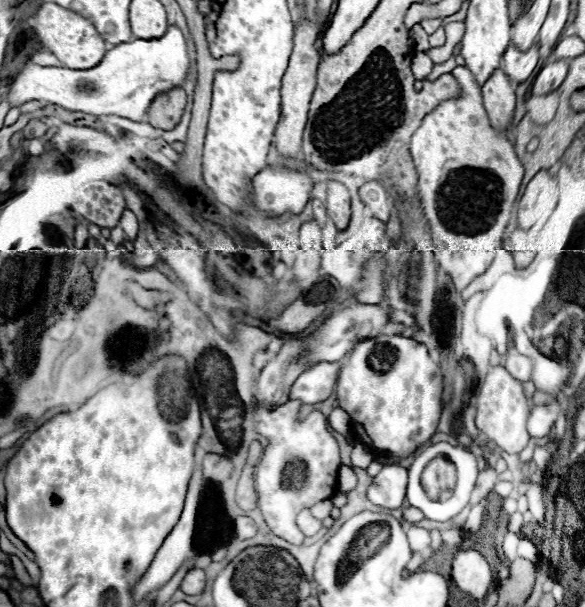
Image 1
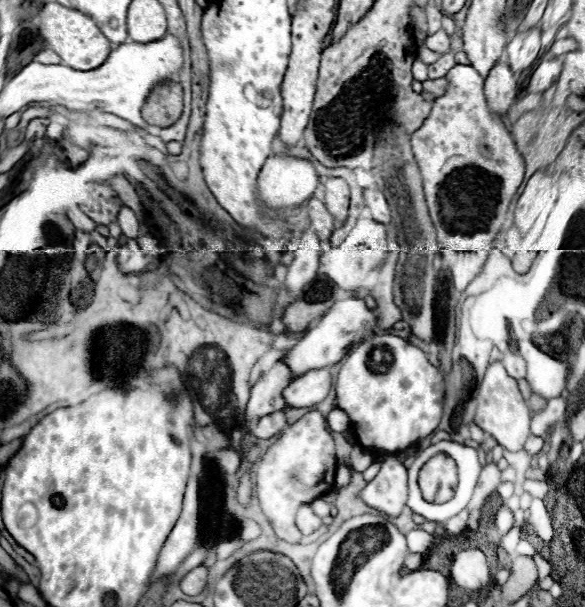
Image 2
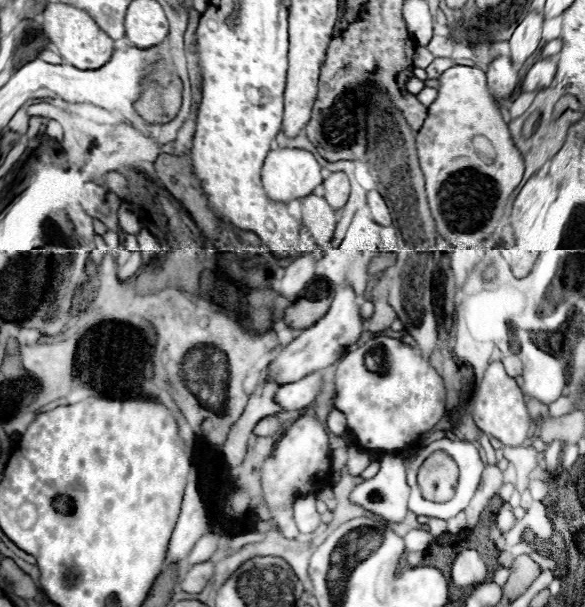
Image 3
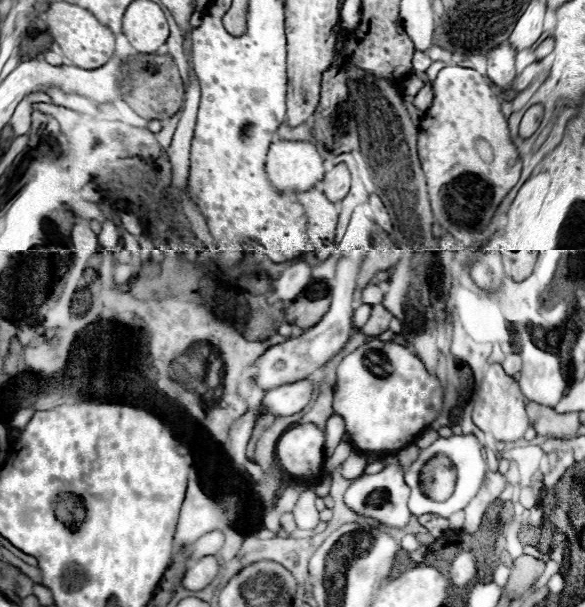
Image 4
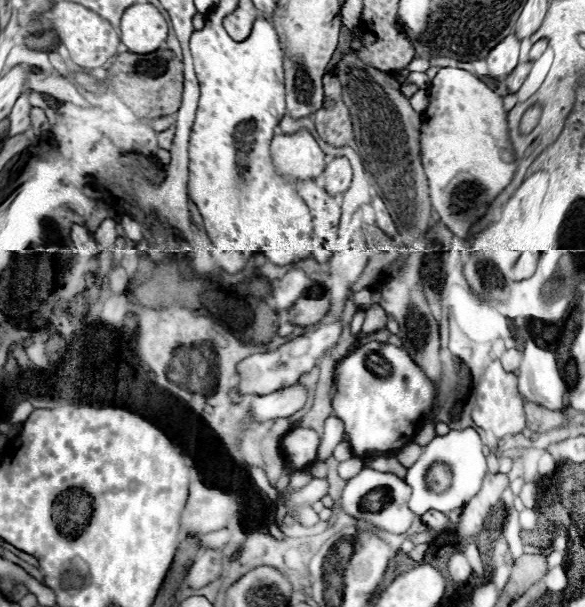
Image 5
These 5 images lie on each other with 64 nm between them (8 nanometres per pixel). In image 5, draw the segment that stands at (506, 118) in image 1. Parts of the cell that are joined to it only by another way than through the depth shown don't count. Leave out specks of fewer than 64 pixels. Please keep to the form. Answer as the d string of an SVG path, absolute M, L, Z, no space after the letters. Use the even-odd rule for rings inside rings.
M510 32L486 56L488 68L490 68L490 76L498 78L498 80L508 76L518 64L518 50L520 50L520 40L516 38L514 32Z

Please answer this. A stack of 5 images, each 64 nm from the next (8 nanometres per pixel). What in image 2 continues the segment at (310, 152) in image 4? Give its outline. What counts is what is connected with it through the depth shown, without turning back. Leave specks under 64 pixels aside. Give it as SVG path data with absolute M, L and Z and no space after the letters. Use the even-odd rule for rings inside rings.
M270 154L258 176L260 198L266 206L288 208L304 204L320 184L312 160Z

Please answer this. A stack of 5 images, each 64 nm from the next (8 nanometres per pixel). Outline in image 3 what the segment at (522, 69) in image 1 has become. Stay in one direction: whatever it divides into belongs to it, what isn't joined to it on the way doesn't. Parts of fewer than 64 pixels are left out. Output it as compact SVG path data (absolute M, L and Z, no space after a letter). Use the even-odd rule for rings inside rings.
M528 12L524 20L514 30L510 42L510 56L514 62L522 62L528 56L532 56L540 46L540 34L542 34L542 14L540 12Z

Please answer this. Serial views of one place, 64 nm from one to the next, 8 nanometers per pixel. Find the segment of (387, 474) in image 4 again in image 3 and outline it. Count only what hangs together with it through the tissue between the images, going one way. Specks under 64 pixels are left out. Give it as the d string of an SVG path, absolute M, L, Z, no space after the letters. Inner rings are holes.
M386 454L380 460L380 472L368 480L362 480L352 492L350 502L380 516L386 522L402 522L408 512L408 484L406 466L400 456Z

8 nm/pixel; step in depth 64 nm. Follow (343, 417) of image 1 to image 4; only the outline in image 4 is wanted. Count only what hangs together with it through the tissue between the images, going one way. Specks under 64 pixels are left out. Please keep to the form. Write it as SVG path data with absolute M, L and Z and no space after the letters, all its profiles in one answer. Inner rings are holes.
M332 414L326 422L326 430L324 430L324 436L326 436L326 442L324 442L324 456L330 458L334 448L342 442L342 436L346 434L344 430L344 420L336 414Z

